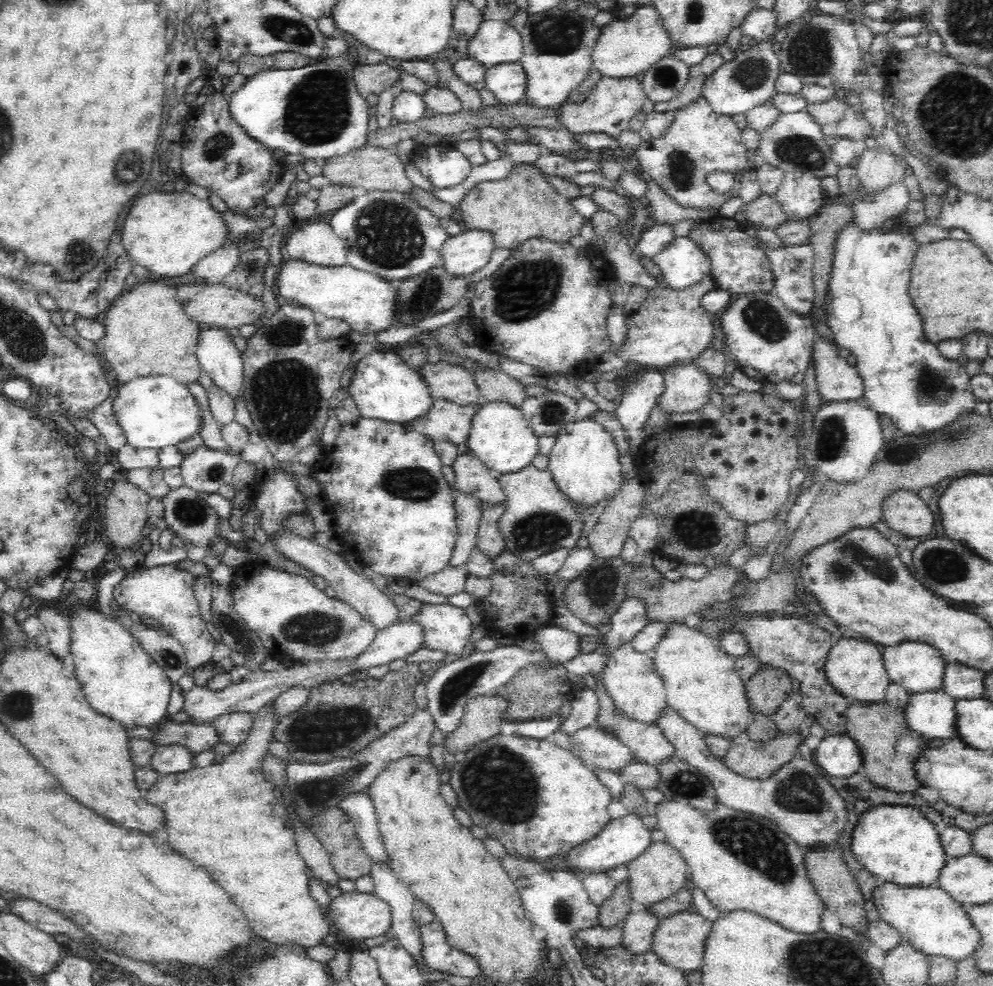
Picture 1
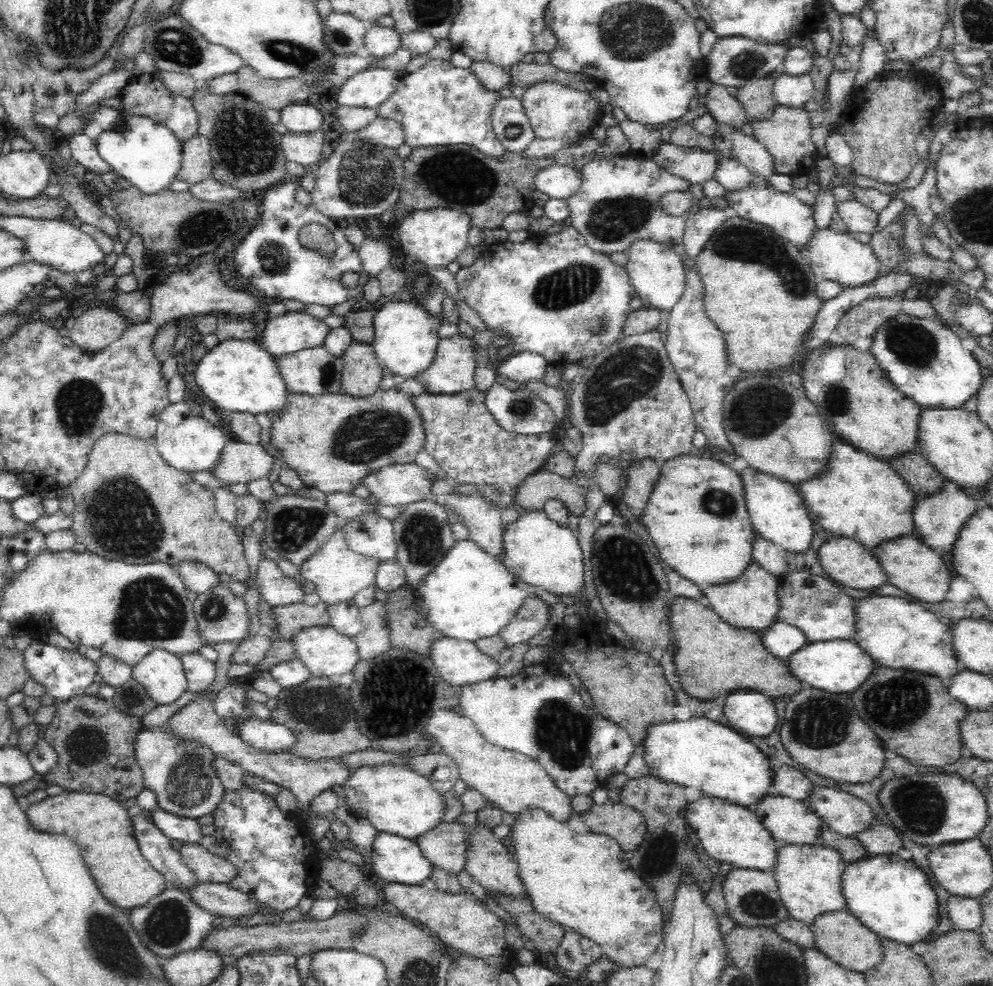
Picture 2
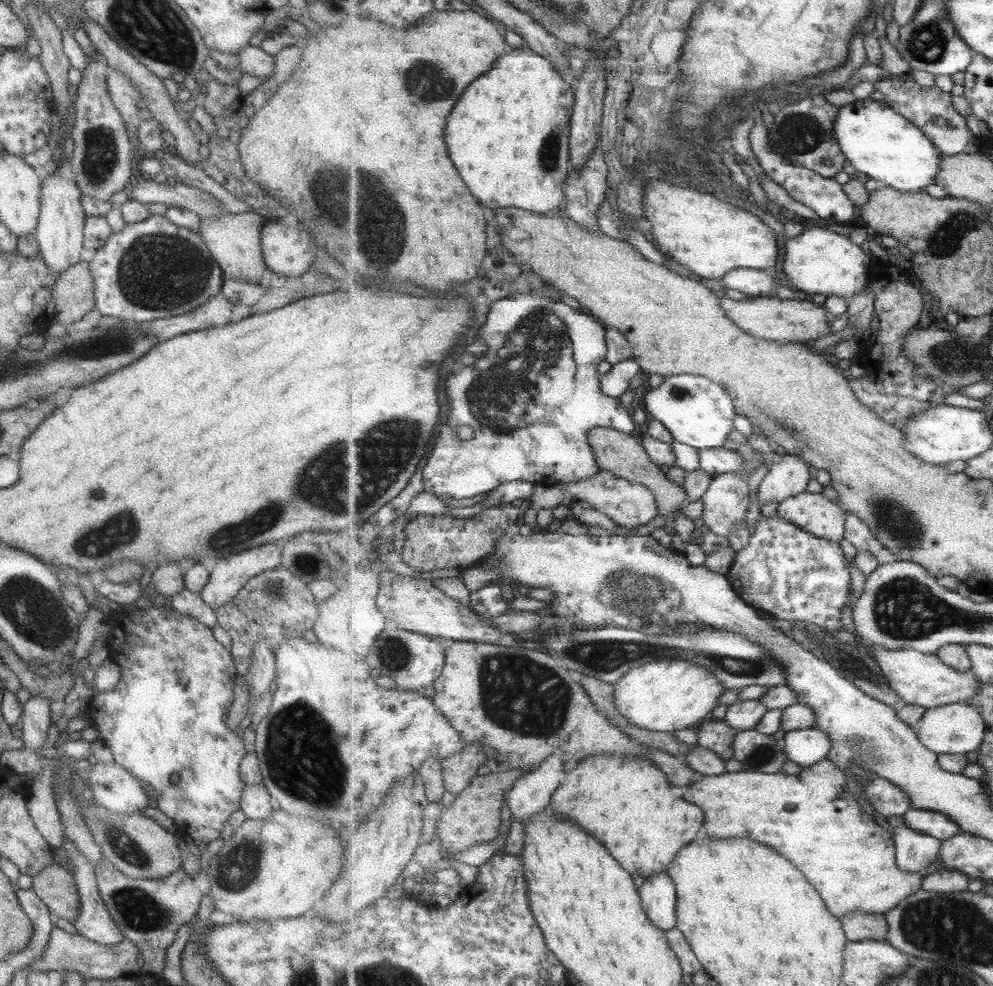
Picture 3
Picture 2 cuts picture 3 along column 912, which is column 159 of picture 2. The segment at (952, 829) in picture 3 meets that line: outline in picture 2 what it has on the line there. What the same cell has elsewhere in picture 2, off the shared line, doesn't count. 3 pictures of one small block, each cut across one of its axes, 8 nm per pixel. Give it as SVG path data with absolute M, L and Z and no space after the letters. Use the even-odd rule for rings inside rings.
M158 807L150 812L150 820L168 838L180 840L183 844L197 844L202 838L202 824L197 819L181 817Z

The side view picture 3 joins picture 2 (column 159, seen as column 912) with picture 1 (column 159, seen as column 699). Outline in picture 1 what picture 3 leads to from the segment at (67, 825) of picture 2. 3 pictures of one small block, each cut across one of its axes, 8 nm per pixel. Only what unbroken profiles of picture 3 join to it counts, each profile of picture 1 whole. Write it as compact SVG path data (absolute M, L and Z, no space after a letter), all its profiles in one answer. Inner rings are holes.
M274 698L258 709L253 715L248 738L235 747L225 762L204 768L192 767L186 772L159 778L148 789L145 799L164 810L169 846L208 870L210 878L218 882L232 902L246 914L252 935L272 944L292 943L308 949L322 944L333 927L316 899L310 895L310 880L304 872L307 864L296 850L290 819L262 772L262 759L269 751L274 728L280 722L273 705L276 701Z

